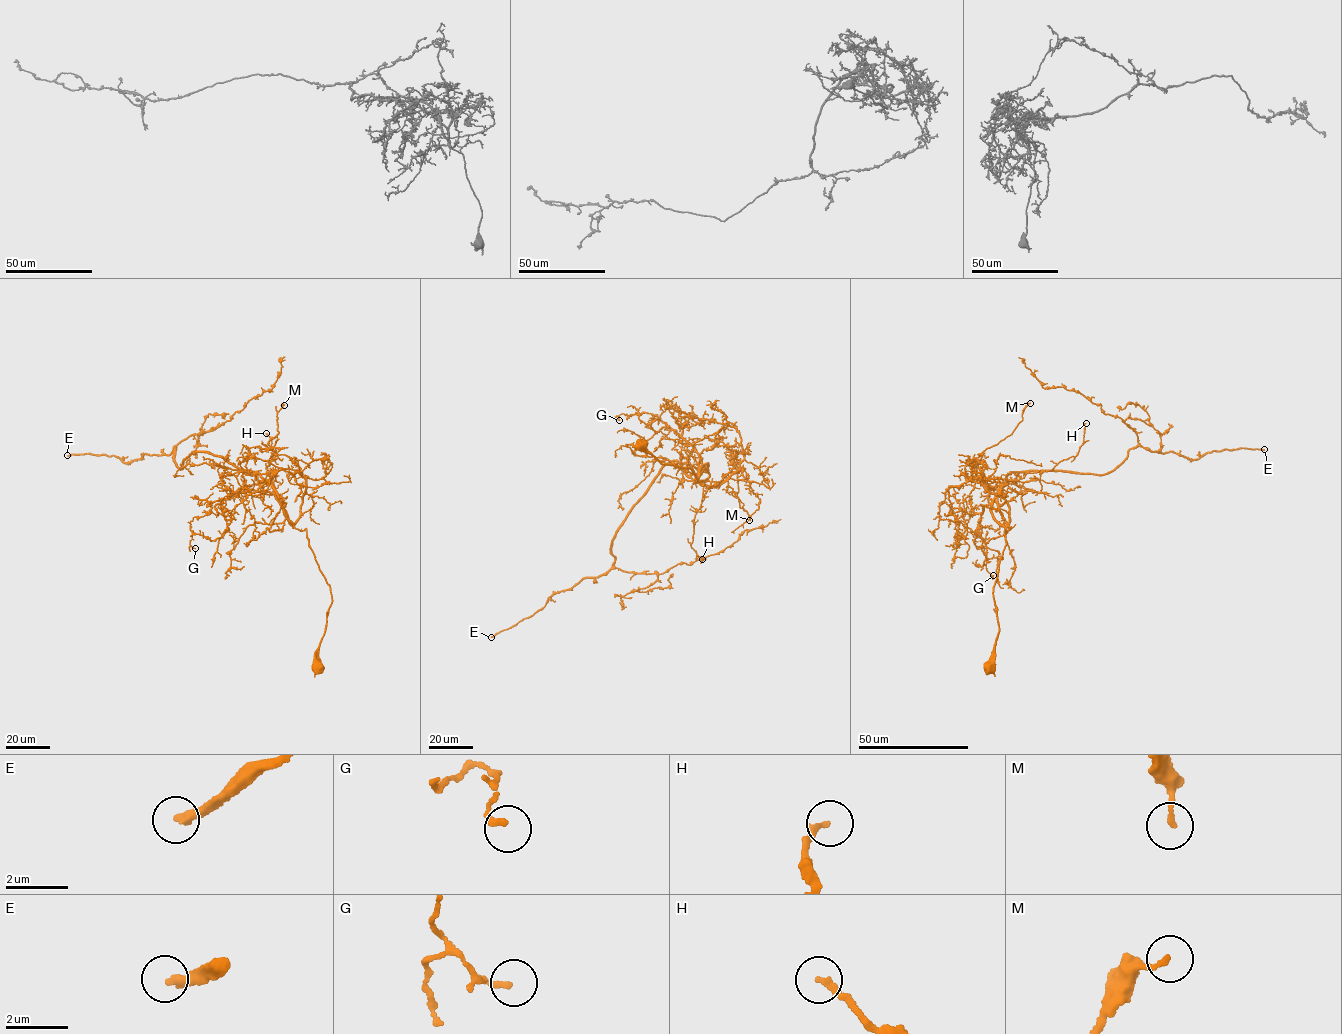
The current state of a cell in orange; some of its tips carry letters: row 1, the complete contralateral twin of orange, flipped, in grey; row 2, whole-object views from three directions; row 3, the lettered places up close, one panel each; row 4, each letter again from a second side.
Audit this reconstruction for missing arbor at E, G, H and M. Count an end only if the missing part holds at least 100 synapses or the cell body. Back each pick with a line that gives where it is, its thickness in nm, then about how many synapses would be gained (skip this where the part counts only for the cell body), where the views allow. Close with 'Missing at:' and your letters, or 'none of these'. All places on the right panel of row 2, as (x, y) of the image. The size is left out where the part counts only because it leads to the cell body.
E: place (1264, 449); calibre 280 nm; 450 synapses
Missing at: E

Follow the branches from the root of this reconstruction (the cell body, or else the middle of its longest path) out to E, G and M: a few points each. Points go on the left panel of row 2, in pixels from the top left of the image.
E: (320, 667), (330, 586), (267, 480), (207, 452), (179, 469), (174, 448), (126, 463), (67, 455)
G: (320, 667), (330, 586), (306, 529), (291, 524), (277, 497), (249, 490), (216, 500), (190, 521), (195, 548)
M: (320, 667), (332, 594), (306, 529), (294, 527), (305, 478), (268, 444), (279, 433), (277, 412), (284, 405)

